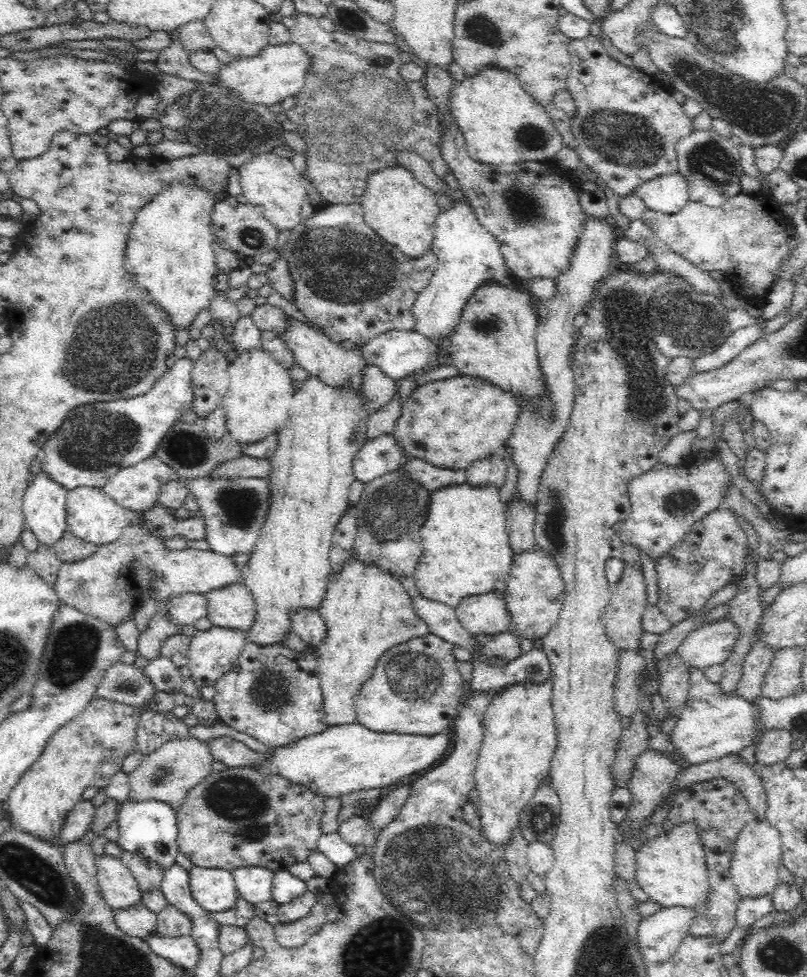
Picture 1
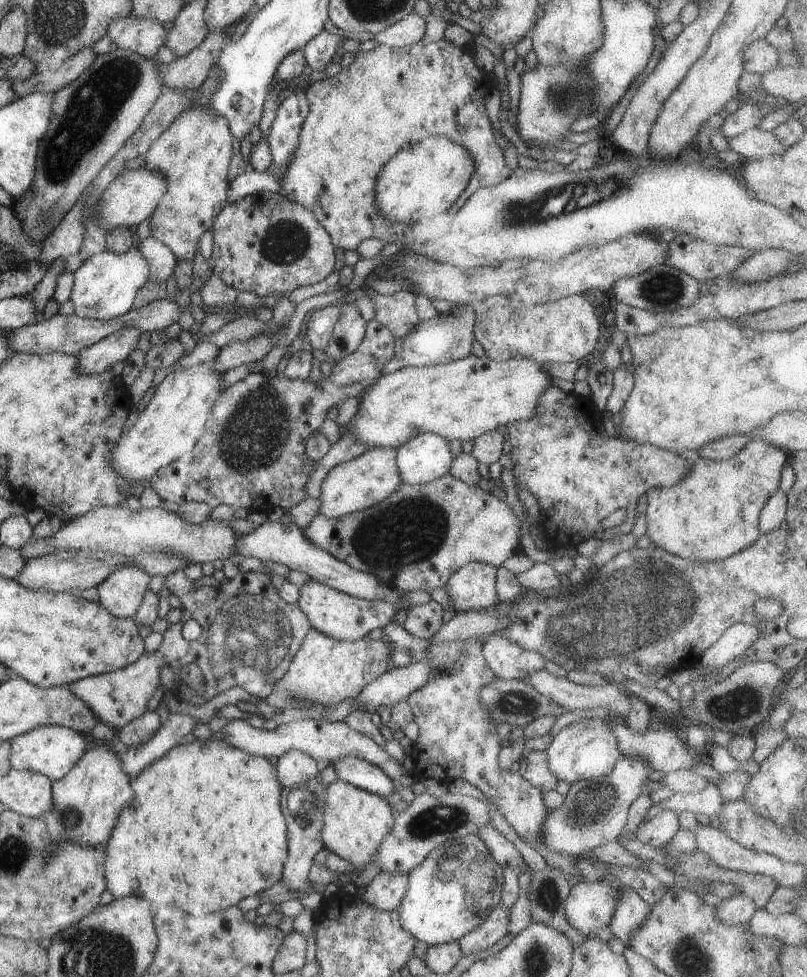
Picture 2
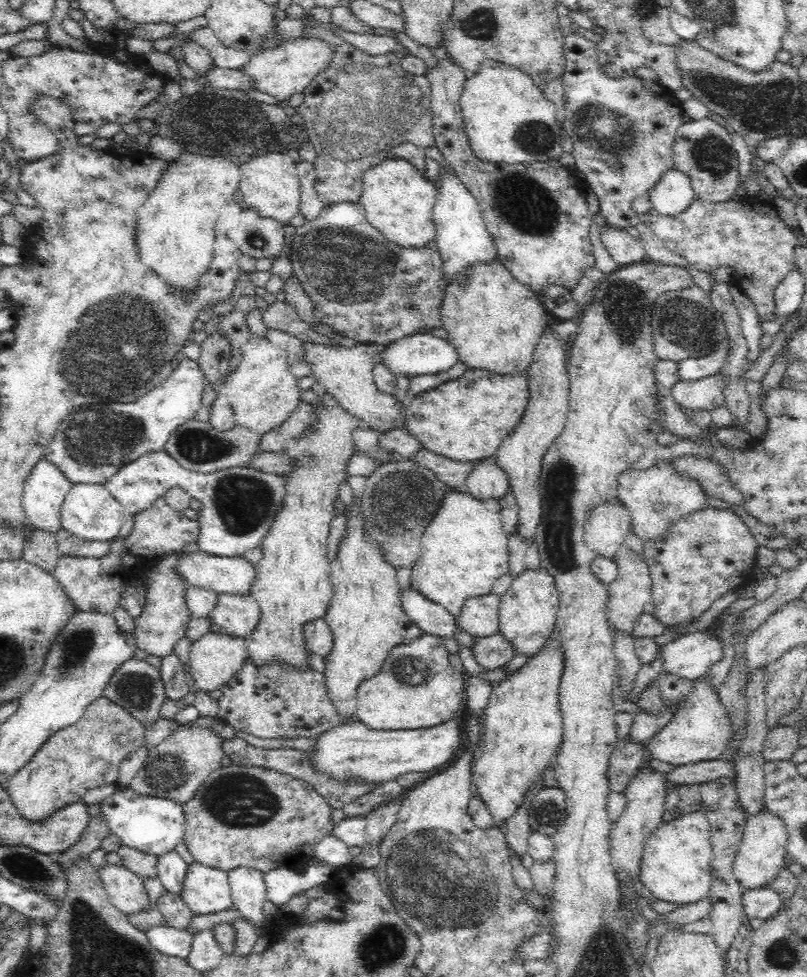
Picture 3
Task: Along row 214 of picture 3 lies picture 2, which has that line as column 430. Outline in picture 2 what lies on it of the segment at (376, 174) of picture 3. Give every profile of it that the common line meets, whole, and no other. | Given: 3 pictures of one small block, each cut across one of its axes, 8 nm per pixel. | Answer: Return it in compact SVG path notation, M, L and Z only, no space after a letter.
M468 355L466 358L441 365L404 367L380 376L373 385L363 391L357 413L347 427L340 427L340 434L348 431L358 440L365 442L369 448L397 449L422 433L436 433L449 441L455 438L474 440L484 433L496 431L498 426L527 421L534 414L542 393L550 385L556 384L556 381L542 363L521 356L495 361L486 356Z

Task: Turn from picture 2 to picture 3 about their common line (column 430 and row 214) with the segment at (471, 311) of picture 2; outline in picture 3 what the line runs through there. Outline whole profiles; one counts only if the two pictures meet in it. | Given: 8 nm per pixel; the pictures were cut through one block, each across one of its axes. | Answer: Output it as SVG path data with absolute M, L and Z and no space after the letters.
M339 203L325 207L316 218L307 221L291 236L289 259L293 274L313 302L313 313L319 322L359 343L386 345L413 335L420 327L442 327L441 304L446 288L442 259L435 240L424 248L402 248L376 230L365 215L361 203Z

